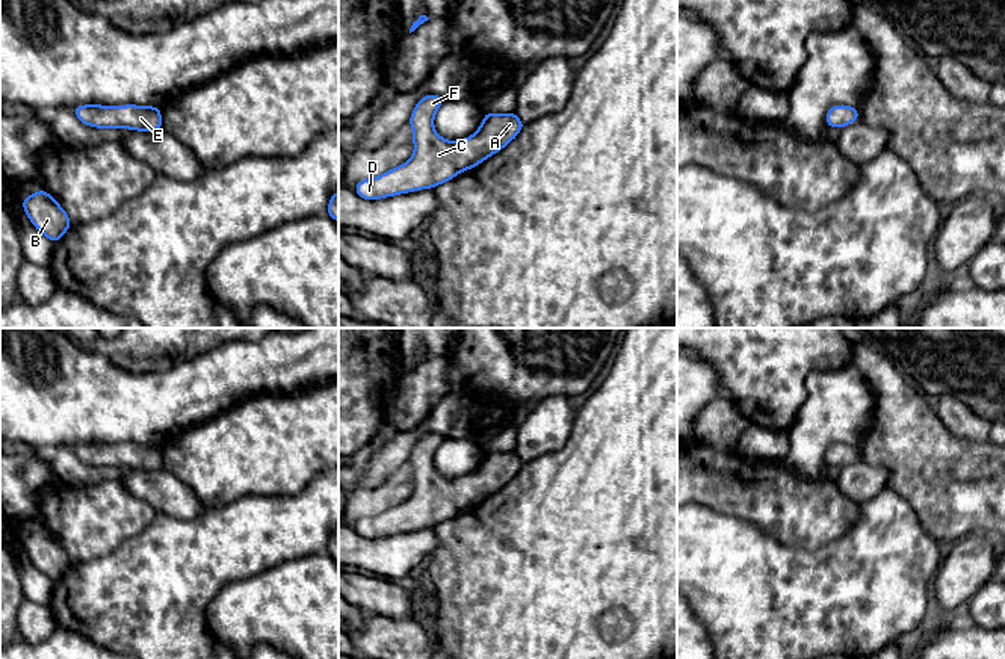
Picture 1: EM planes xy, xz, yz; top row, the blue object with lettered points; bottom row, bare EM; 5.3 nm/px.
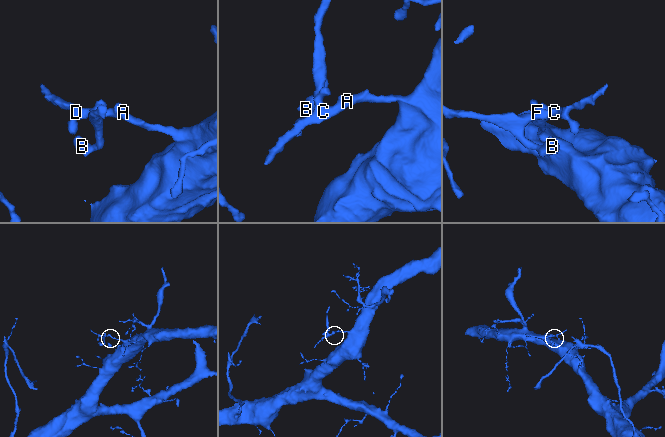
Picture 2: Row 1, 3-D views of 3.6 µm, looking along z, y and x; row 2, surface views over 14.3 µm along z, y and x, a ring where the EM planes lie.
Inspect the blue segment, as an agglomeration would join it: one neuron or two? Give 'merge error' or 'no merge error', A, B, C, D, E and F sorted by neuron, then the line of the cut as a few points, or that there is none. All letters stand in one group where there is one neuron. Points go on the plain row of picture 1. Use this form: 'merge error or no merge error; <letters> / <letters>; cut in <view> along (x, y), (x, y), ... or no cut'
no merge error; A B C D E F; no cut

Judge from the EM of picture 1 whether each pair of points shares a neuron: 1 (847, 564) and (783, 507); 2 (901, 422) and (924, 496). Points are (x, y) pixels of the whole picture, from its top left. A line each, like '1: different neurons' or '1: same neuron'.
1: different neurons
2: same neuron

